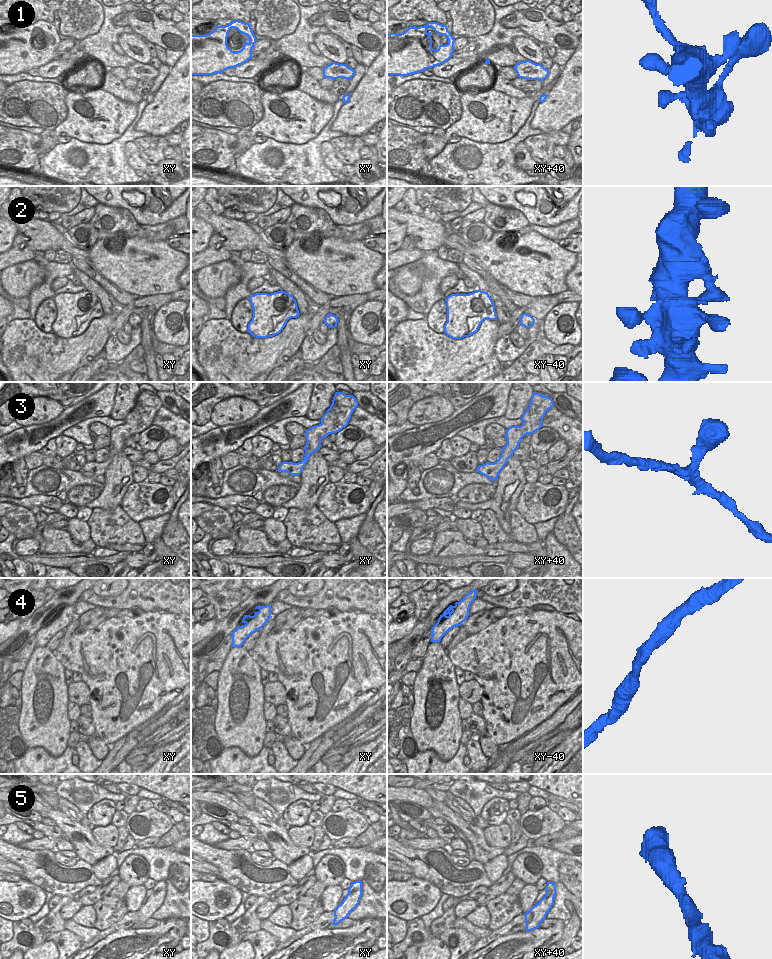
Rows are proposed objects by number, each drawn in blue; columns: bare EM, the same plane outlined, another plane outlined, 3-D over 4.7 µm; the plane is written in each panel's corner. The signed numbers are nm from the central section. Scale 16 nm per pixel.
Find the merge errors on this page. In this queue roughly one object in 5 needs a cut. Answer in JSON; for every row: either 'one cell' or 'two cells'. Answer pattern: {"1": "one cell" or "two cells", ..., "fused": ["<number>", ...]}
{"1": "one cell", "2": "one cell", "3": "one cell", "4": "one cell", "5": "one cell", "fused": []}

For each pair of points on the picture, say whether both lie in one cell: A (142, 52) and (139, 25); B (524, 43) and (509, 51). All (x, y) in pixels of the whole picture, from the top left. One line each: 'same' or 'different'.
A: different
B: different

